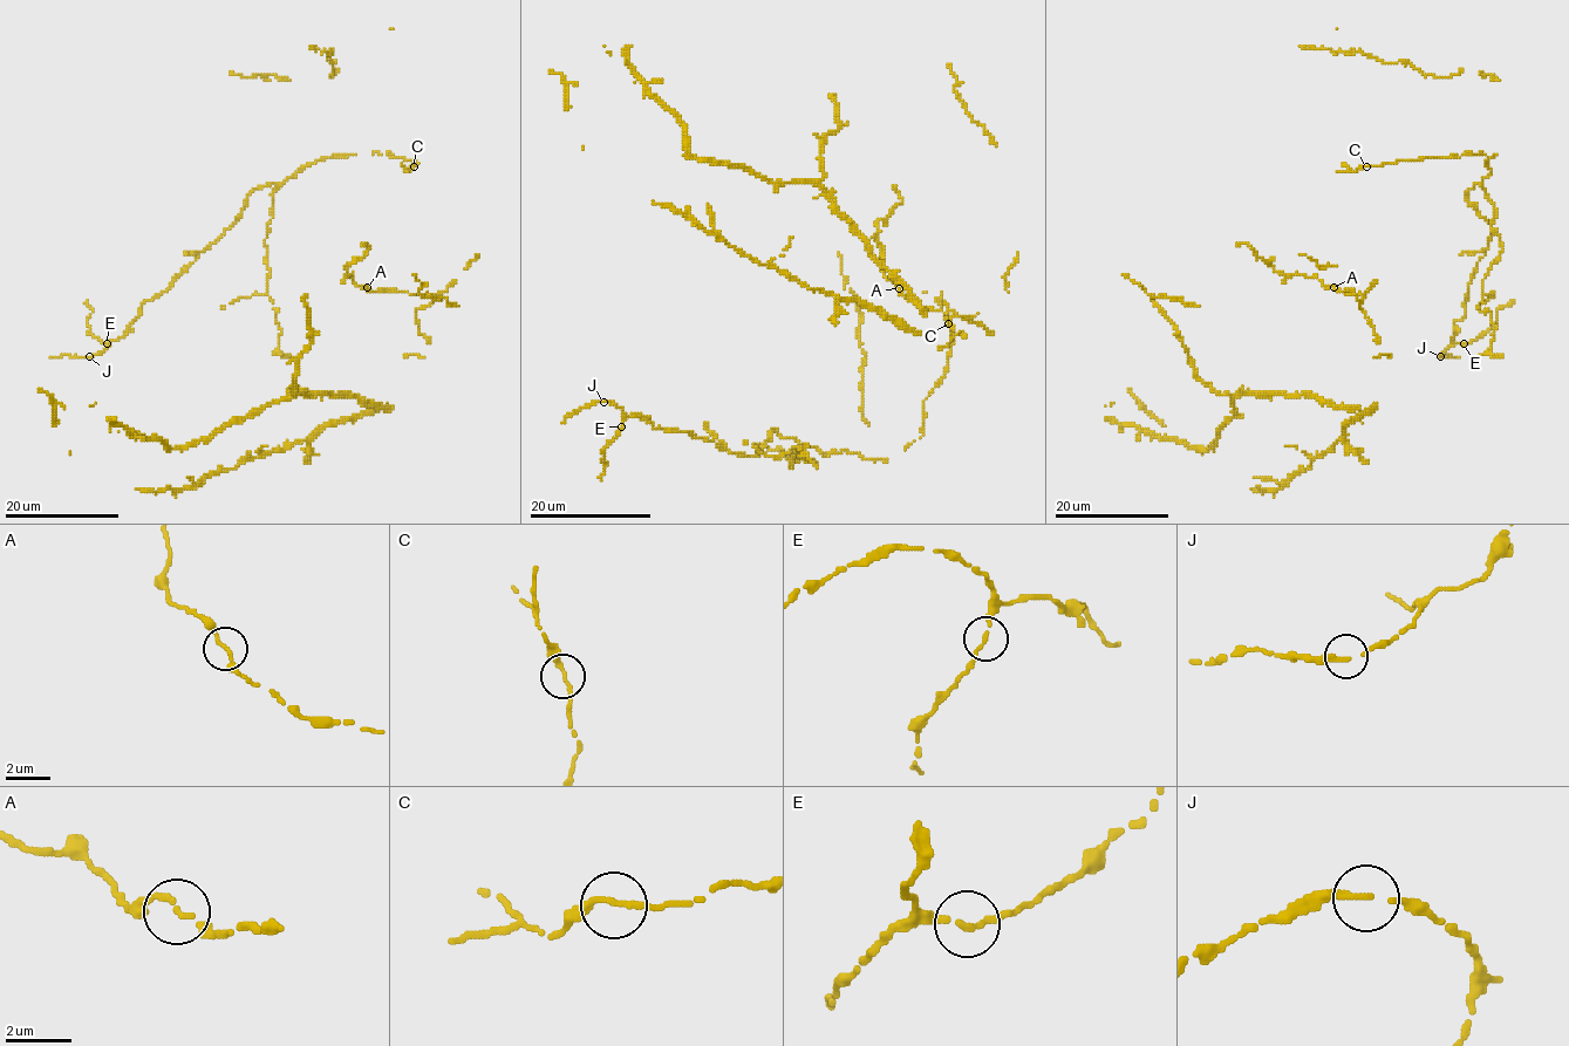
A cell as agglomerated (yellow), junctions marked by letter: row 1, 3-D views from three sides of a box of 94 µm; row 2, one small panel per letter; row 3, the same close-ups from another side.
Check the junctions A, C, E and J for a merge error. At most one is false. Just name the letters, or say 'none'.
none

